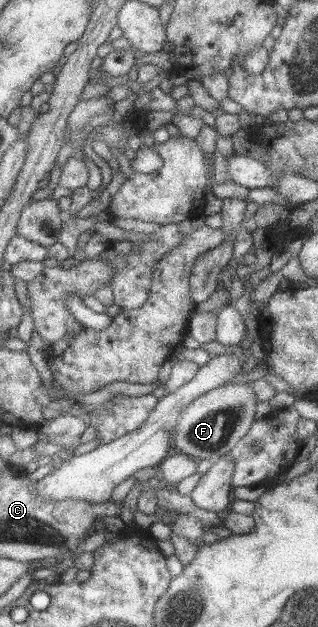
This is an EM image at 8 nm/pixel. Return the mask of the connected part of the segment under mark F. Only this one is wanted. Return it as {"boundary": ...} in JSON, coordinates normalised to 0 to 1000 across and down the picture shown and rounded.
{"boundary":[[[708,611],[623,632],[569,656],[569,665],[538,687],[544,719],[623,732],[679,735],[714,726],[783,687],[799,673],[808,635],[777,611]]]}

